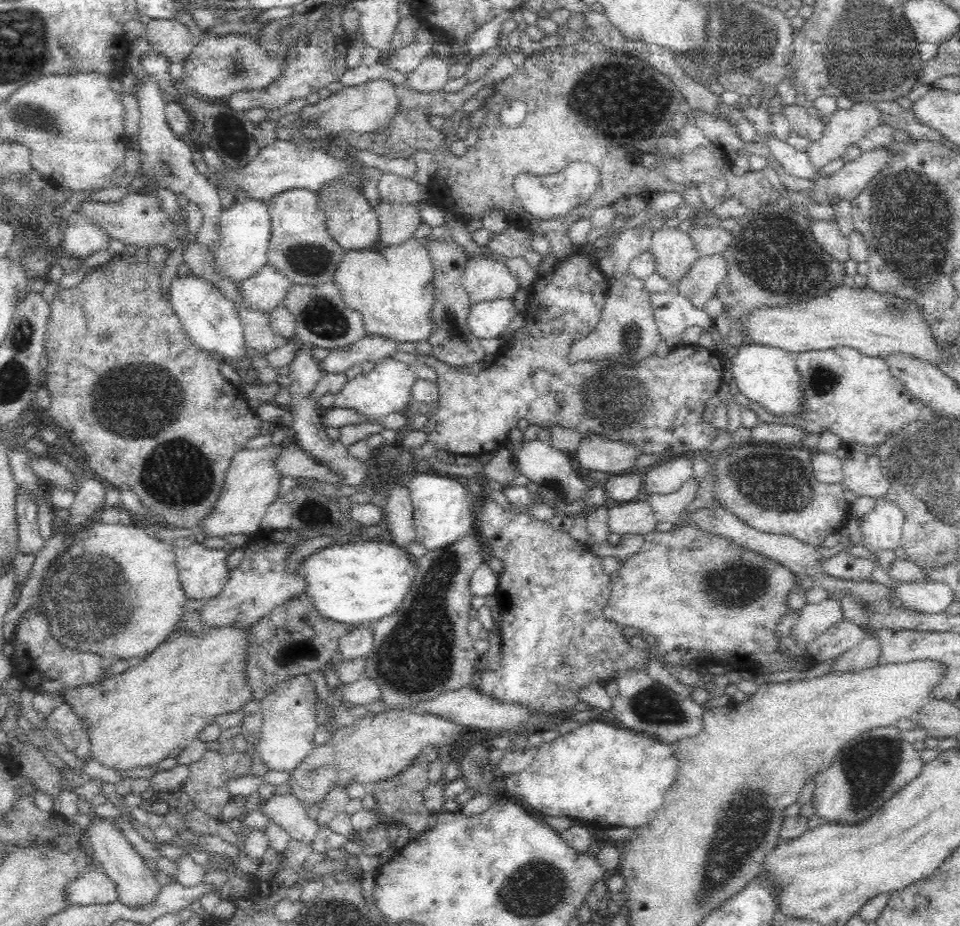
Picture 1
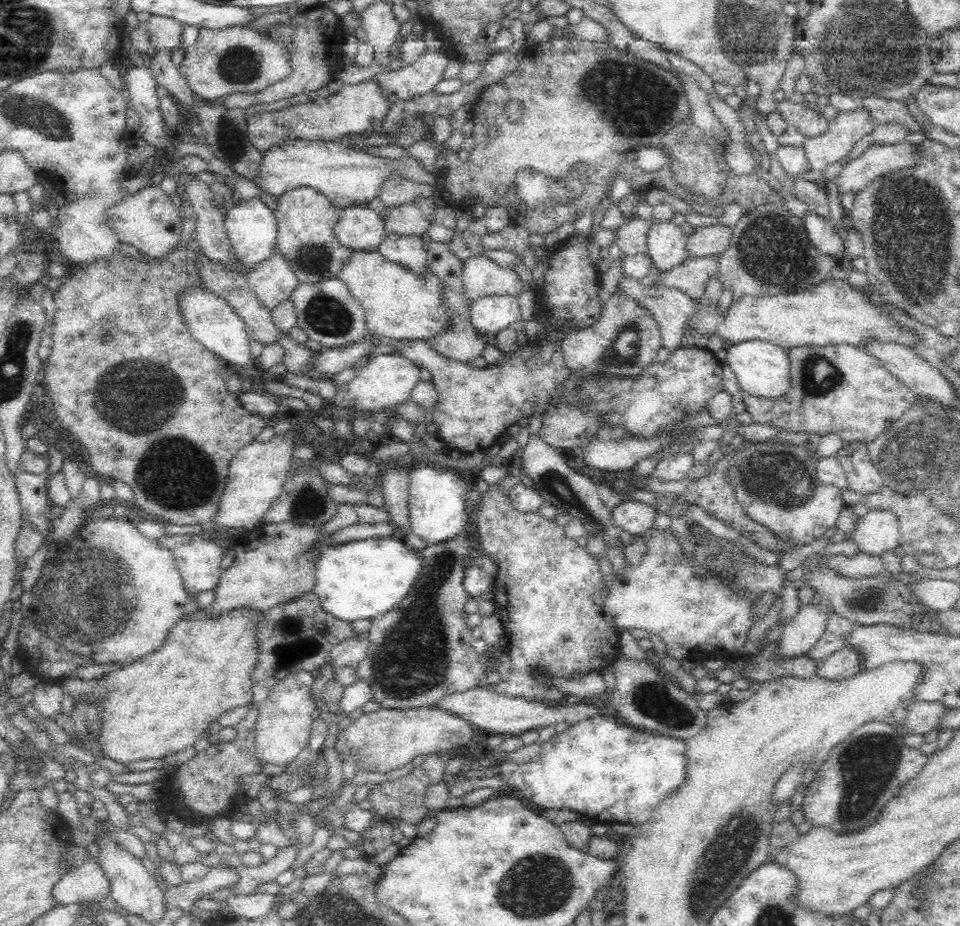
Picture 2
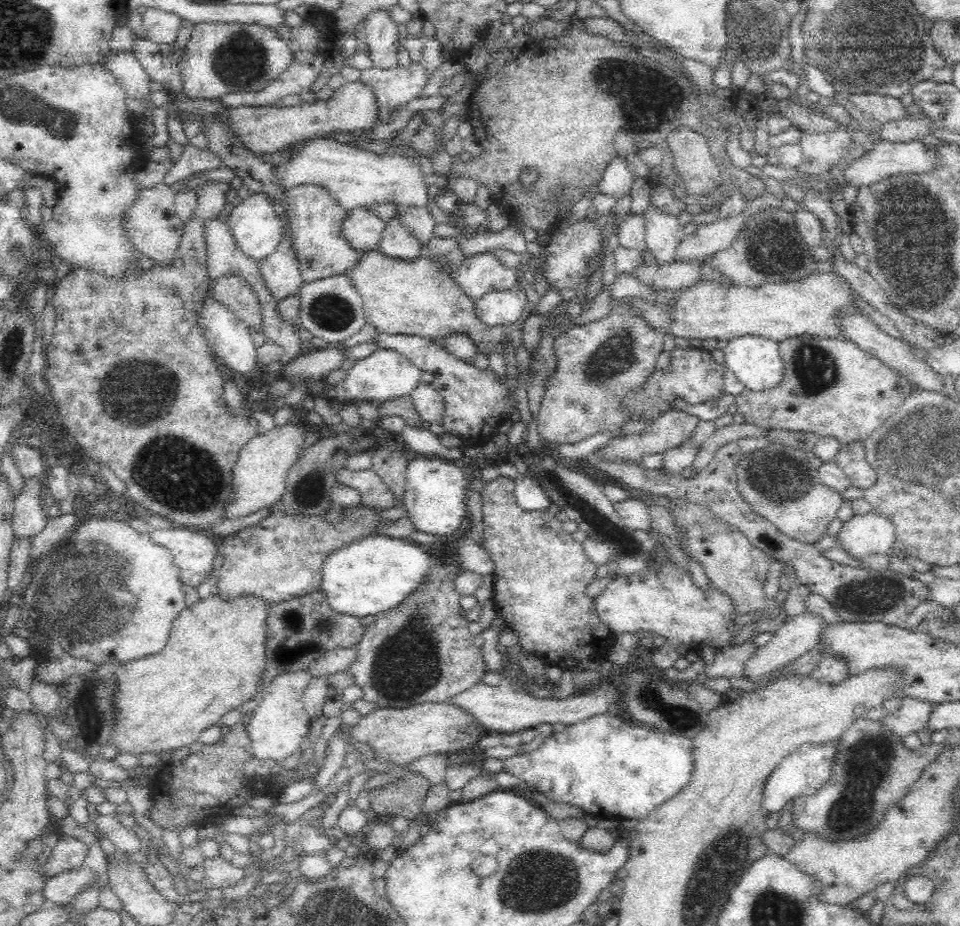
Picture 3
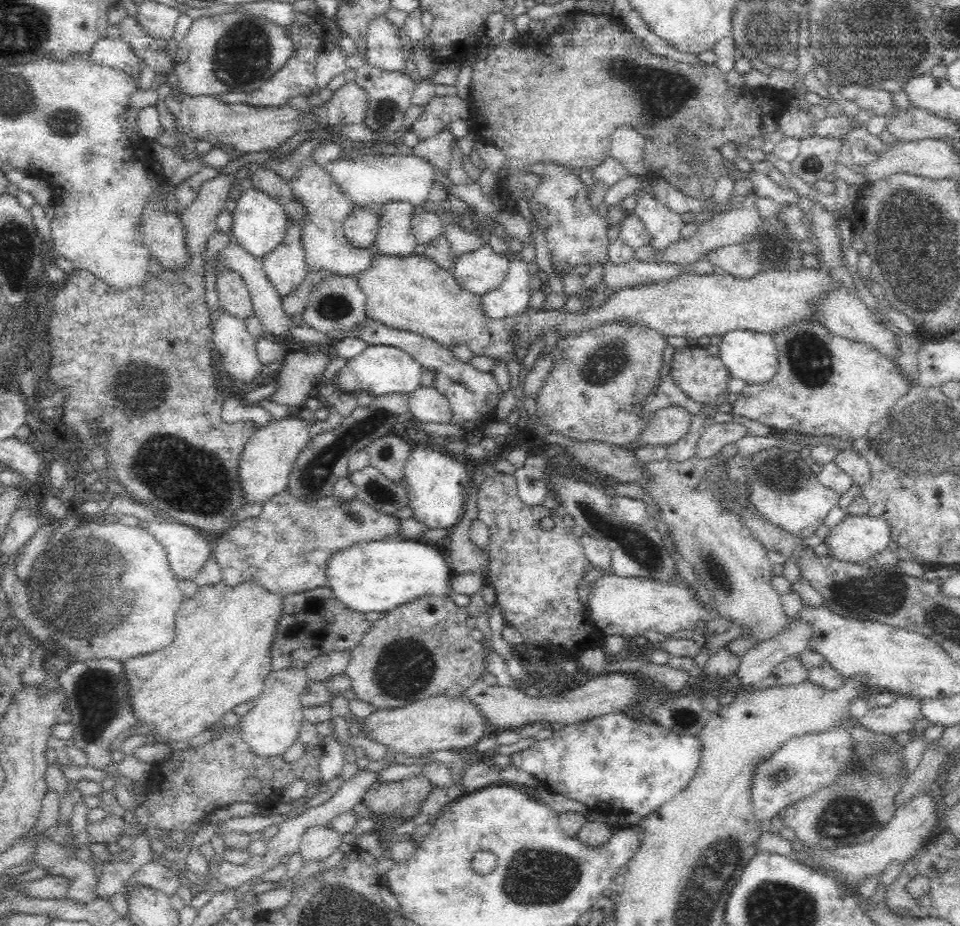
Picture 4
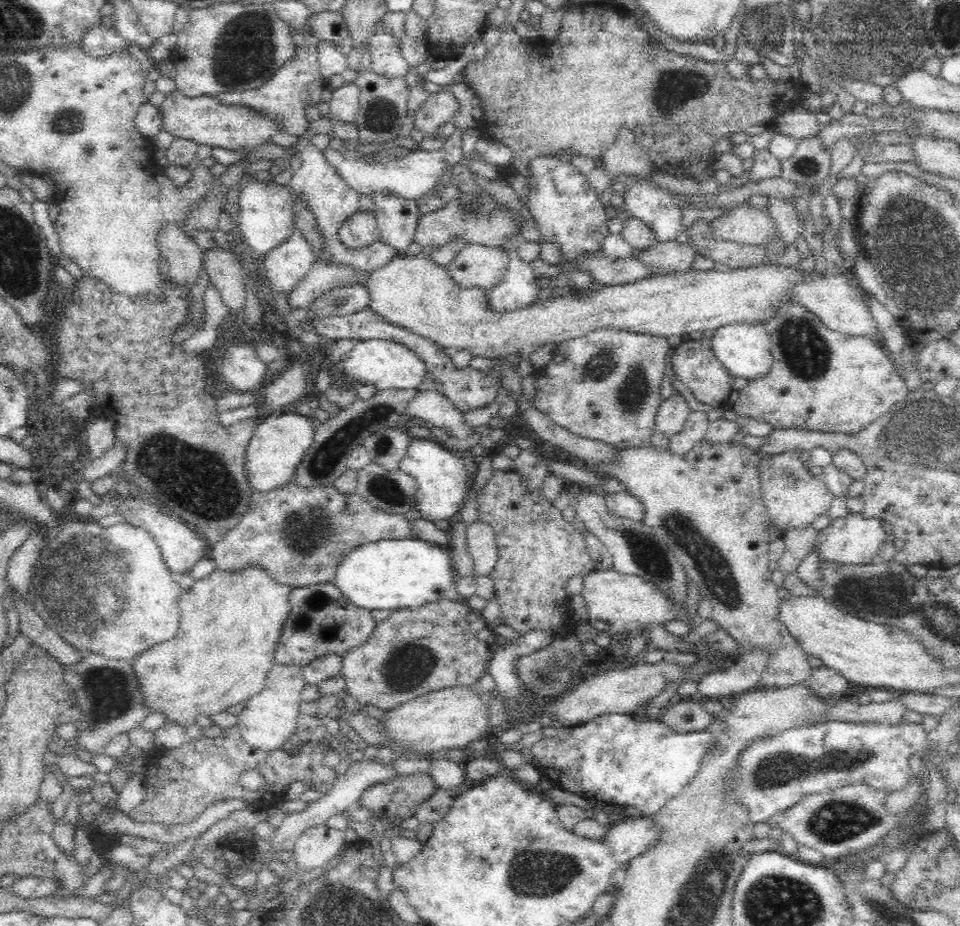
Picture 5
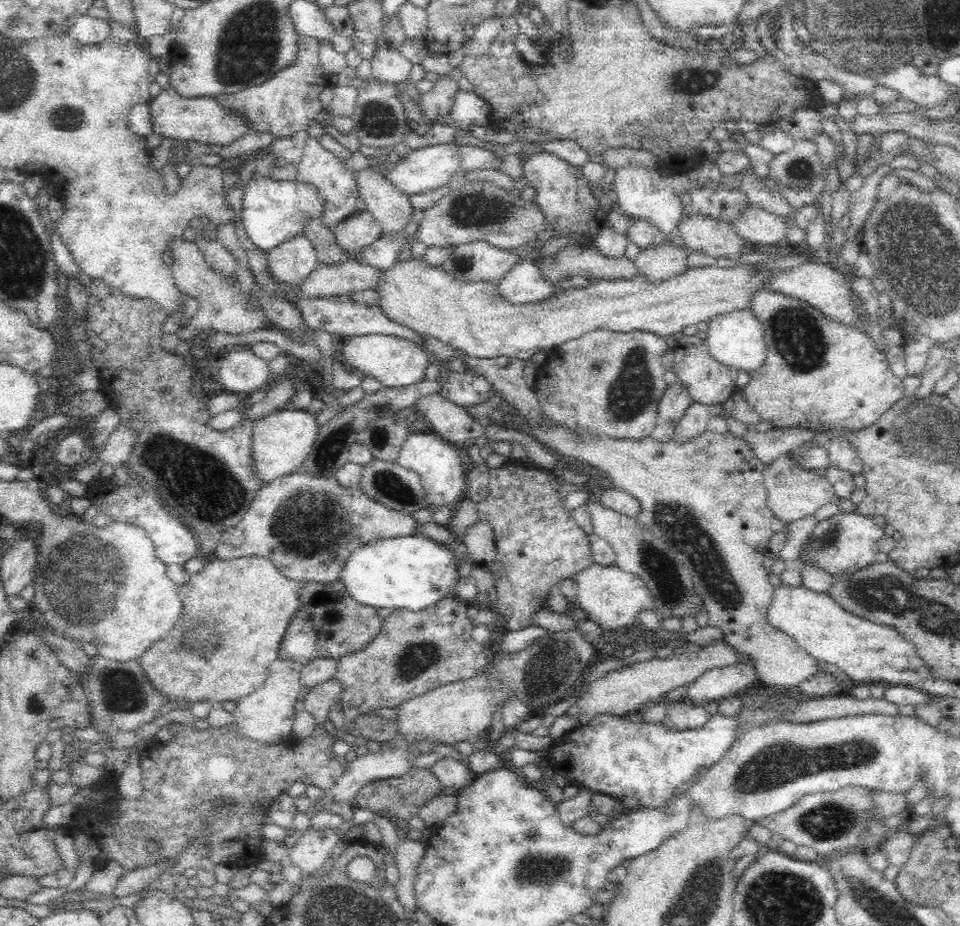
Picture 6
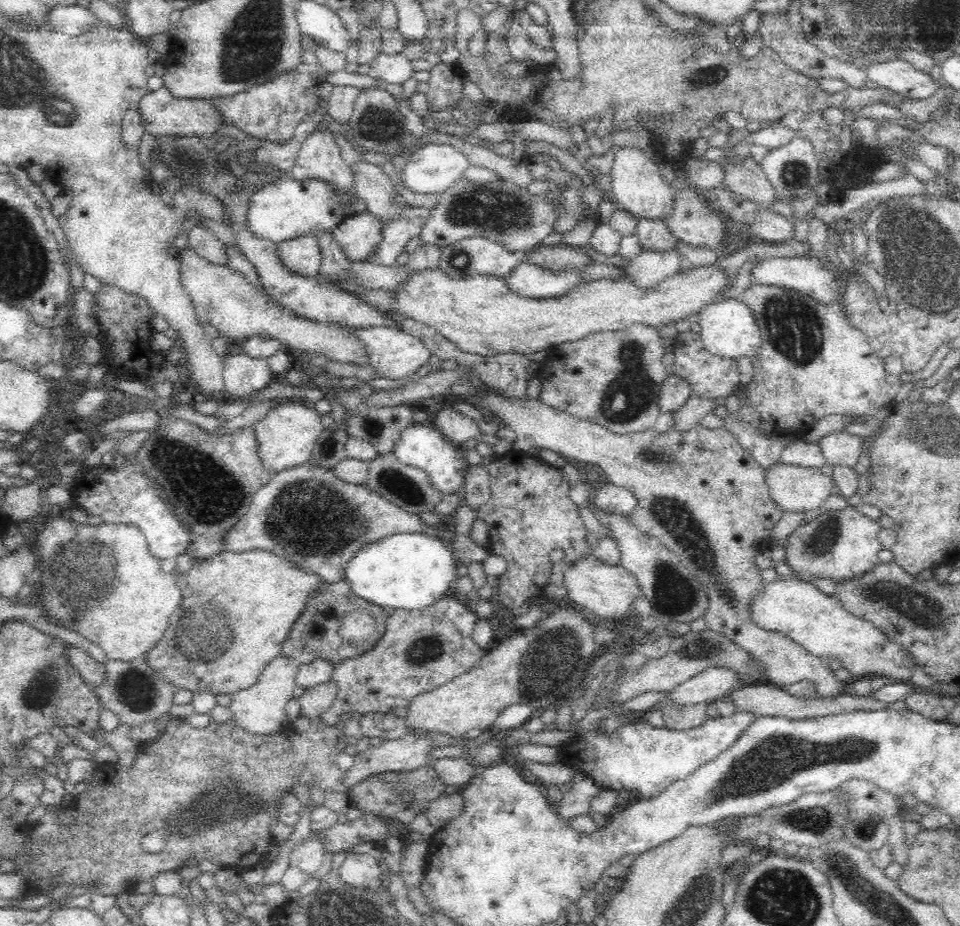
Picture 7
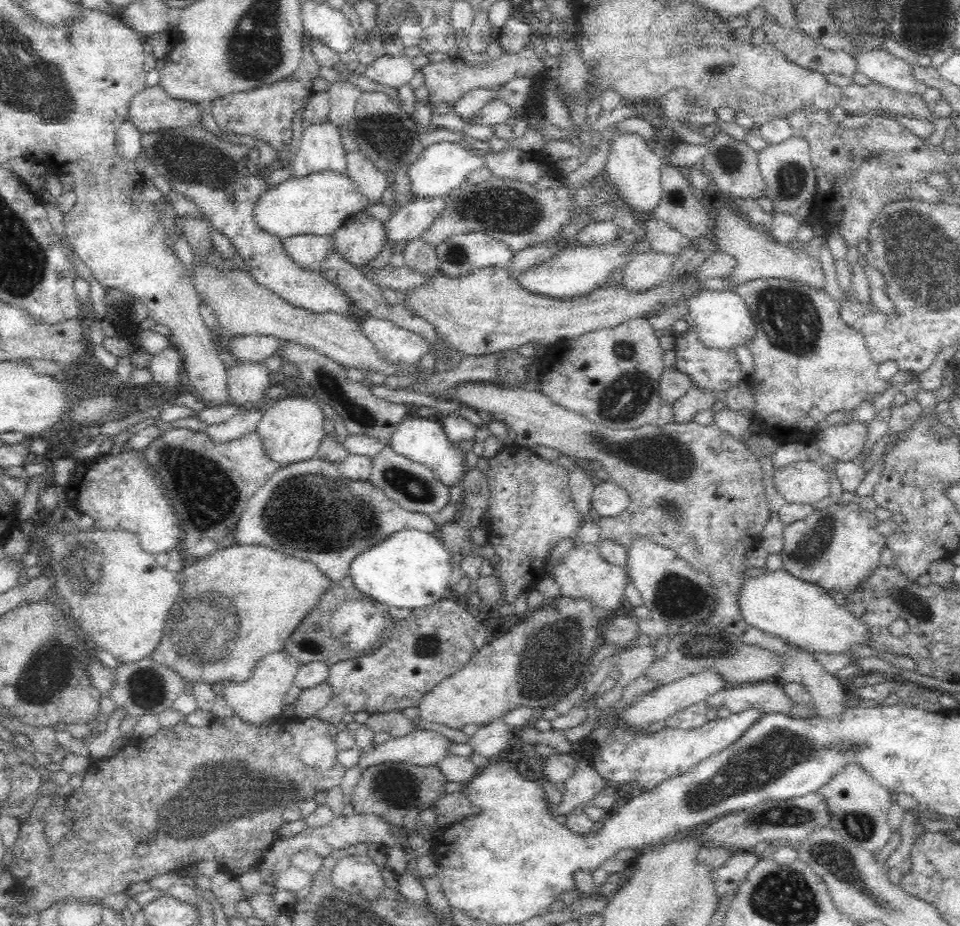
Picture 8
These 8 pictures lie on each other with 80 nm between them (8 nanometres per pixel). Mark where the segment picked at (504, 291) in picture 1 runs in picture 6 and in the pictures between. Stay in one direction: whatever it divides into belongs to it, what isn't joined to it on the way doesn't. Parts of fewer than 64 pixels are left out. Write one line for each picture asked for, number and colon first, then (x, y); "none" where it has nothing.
2: (481, 276)
3: (483, 272)
4: (481, 270)
5: (476, 264)
6: (475, 260)

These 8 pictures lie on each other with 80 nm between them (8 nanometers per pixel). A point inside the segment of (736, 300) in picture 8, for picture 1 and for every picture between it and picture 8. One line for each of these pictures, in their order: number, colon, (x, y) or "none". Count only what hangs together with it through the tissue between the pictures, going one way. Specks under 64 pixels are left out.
1: (764, 374)
2: (762, 369)
3: (755, 360)
4: (748, 355)
5: (743, 347)
6: (735, 338)
7: (727, 327)

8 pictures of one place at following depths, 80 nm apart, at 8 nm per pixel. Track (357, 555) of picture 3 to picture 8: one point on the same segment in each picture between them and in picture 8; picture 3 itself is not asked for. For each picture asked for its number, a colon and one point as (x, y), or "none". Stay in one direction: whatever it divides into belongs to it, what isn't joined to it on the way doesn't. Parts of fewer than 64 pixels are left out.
4: (374, 577)
5: (382, 576)
6: (413, 573)
7: (407, 571)
8: (411, 569)

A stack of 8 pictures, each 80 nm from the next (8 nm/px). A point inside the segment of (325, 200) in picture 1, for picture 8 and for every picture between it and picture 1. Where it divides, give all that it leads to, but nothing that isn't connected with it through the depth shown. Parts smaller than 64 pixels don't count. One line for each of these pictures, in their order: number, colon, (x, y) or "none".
2: (359, 228)
3: (362, 228)
4: (360, 229)
5: (360, 229)
6: (360, 229)
7: (358, 235)
8: (360, 240)

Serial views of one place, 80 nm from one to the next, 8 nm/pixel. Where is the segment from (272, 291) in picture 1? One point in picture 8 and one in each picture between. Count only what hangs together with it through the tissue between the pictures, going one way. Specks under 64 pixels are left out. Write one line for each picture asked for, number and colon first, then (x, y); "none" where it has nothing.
2: (273, 280)
3: (281, 270)
4: (285, 267)
5: (288, 263)
6: (293, 261)
7: (303, 253)
8: (309, 251)

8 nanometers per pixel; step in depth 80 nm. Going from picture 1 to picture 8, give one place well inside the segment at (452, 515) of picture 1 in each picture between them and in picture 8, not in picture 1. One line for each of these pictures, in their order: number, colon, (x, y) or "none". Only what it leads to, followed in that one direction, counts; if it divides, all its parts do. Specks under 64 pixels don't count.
2: (438, 508)
3: (435, 497)
4: (438, 484)
5: (443, 485)
6: (441, 470)
7: (420, 445)
8: (424, 440)

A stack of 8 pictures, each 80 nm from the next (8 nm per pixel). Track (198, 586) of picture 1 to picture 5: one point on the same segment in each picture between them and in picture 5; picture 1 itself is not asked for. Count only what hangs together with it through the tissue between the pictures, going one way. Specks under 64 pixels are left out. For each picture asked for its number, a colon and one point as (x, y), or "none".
2: (198, 559)
3: (193, 554)
4: (187, 552)
5: (180, 548)

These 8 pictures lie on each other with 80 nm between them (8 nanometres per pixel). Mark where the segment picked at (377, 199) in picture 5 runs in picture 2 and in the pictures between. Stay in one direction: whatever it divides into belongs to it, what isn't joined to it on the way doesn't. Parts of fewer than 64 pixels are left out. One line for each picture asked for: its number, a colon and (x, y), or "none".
2: (410, 251)
3: (396, 241)
4: (395, 237)

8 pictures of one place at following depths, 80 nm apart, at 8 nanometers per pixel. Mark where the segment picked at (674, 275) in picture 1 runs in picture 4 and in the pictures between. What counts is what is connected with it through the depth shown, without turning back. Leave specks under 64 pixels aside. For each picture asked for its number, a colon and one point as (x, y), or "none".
2: (666, 242)
3: (663, 231)
4: (663, 225)

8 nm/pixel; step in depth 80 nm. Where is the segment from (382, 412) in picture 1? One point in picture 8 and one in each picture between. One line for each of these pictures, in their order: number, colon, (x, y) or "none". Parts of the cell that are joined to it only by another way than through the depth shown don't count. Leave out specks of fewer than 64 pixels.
2: (386, 380)
3: (384, 375)
4: (380, 369)
5: (387, 365)
6: (394, 361)
7: (395, 355)
8: (399, 345)

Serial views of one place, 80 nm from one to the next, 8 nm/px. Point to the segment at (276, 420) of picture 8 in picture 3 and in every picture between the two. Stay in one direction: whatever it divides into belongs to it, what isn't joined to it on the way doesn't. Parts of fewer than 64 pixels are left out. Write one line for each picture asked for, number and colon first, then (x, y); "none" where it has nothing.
3: (260, 473)
4: (268, 459)
5: (280, 441)
6: (281, 441)
7: (286, 437)

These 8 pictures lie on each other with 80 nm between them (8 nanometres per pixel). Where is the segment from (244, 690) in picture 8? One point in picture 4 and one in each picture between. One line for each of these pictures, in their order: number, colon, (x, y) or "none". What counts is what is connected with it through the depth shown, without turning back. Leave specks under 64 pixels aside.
4: (273, 725)
5: (269, 718)
6: (267, 714)
7: (260, 708)

